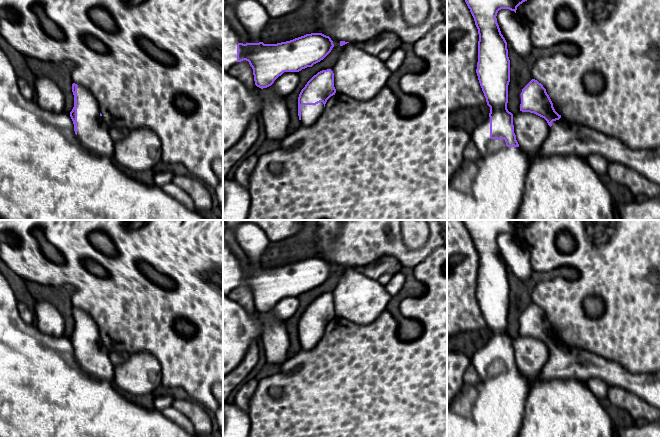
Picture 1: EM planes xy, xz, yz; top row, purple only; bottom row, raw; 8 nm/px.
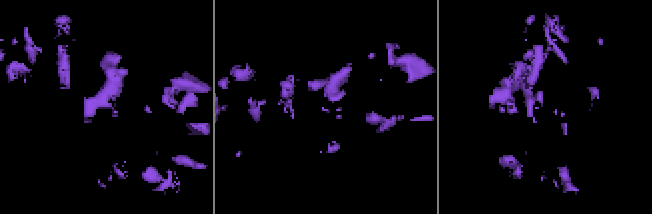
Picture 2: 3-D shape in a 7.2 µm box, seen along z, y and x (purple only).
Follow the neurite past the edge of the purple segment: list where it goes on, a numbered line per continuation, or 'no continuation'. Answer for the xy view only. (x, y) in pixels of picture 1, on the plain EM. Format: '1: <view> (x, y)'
1: xy (93, 358)

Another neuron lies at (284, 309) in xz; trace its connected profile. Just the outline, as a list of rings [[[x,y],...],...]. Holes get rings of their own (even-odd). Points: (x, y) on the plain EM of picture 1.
[[[284,296],[272,308],[272,315],[281,322],[287,322],[298,311],[300,301],[298,296]]]

